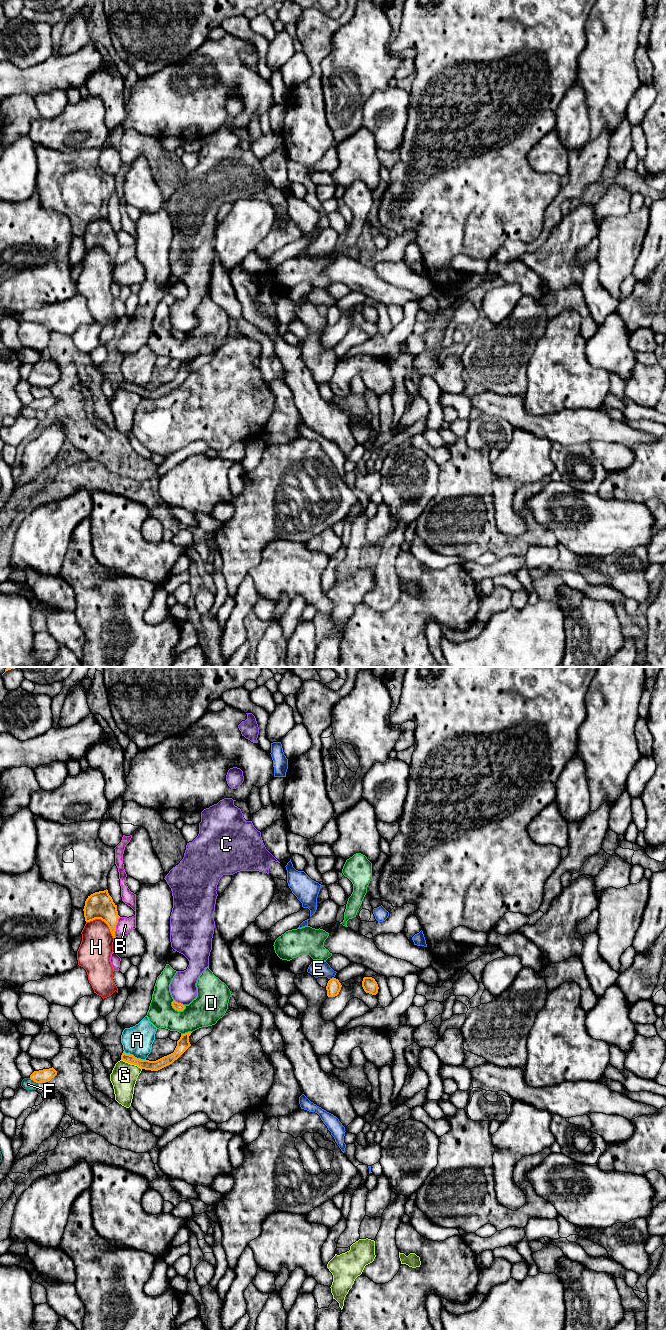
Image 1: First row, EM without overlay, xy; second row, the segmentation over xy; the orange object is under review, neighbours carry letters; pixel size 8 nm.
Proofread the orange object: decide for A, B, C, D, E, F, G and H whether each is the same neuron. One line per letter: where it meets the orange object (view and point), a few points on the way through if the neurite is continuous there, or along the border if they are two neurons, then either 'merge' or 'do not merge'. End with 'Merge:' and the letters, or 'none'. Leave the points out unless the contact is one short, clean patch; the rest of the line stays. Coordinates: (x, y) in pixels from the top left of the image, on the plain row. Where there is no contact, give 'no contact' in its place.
A: meets orange in xy at (133, 384); border along xy (123, 379), (145, 388); do not merge
B: meets orange in xy at (115, 255); do not merge
C: meets orange in xy at (179, 331); do not merge
D: meets orange in xy at (176, 337); do not merge
E: meets orange in xy at (332, 306); border along xy (333, 305), (330, 307); do not merge
F: meets orange in xy at (33, 408); do not merge
G: meets orange in xy at (131, 391); border along xy (121, 387), (136, 392), (141, 397); do not merge
H: meets orange in xy at (103, 248); do not merge
Merge: none

